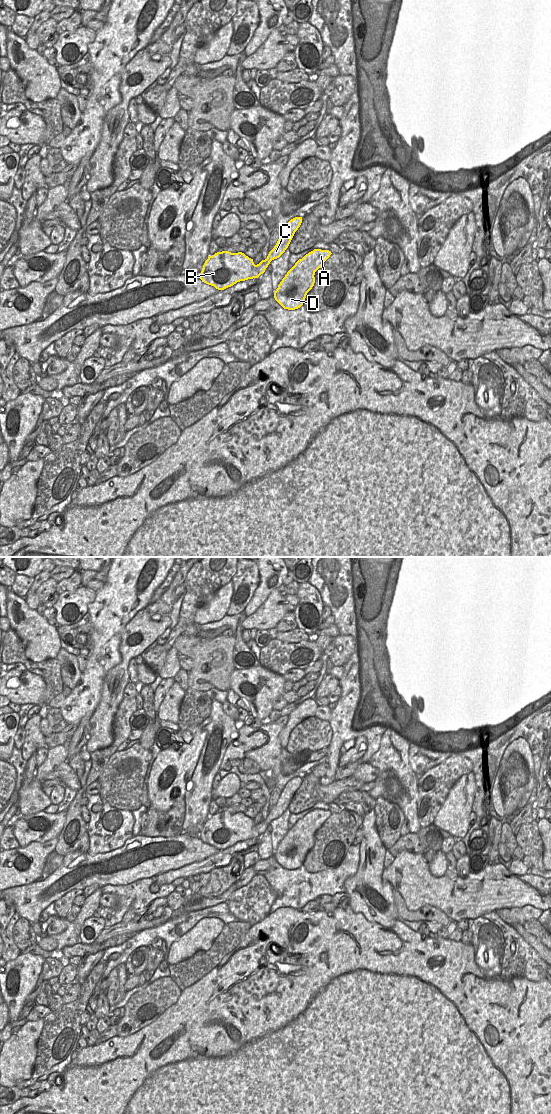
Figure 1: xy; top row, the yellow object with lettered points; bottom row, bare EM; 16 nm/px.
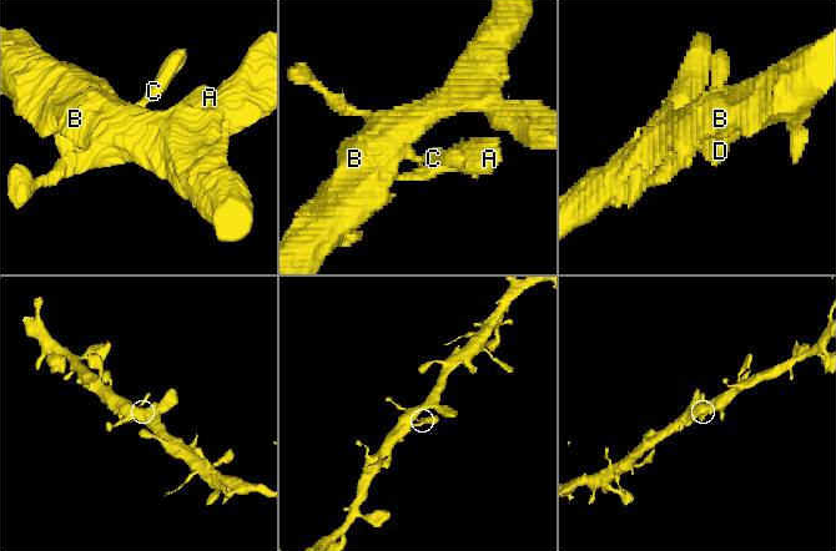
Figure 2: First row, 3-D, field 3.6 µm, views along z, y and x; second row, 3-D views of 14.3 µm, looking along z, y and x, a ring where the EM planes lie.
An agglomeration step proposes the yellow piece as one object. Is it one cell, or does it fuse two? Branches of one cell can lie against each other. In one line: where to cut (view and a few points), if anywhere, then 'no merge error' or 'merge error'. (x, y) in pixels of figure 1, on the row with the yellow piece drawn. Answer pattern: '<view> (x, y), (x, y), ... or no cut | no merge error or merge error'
no cut | no merge error

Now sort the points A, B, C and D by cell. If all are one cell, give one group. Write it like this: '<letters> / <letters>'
A B C D

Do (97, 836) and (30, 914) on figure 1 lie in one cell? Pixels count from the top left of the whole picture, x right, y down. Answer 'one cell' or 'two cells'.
two cells

